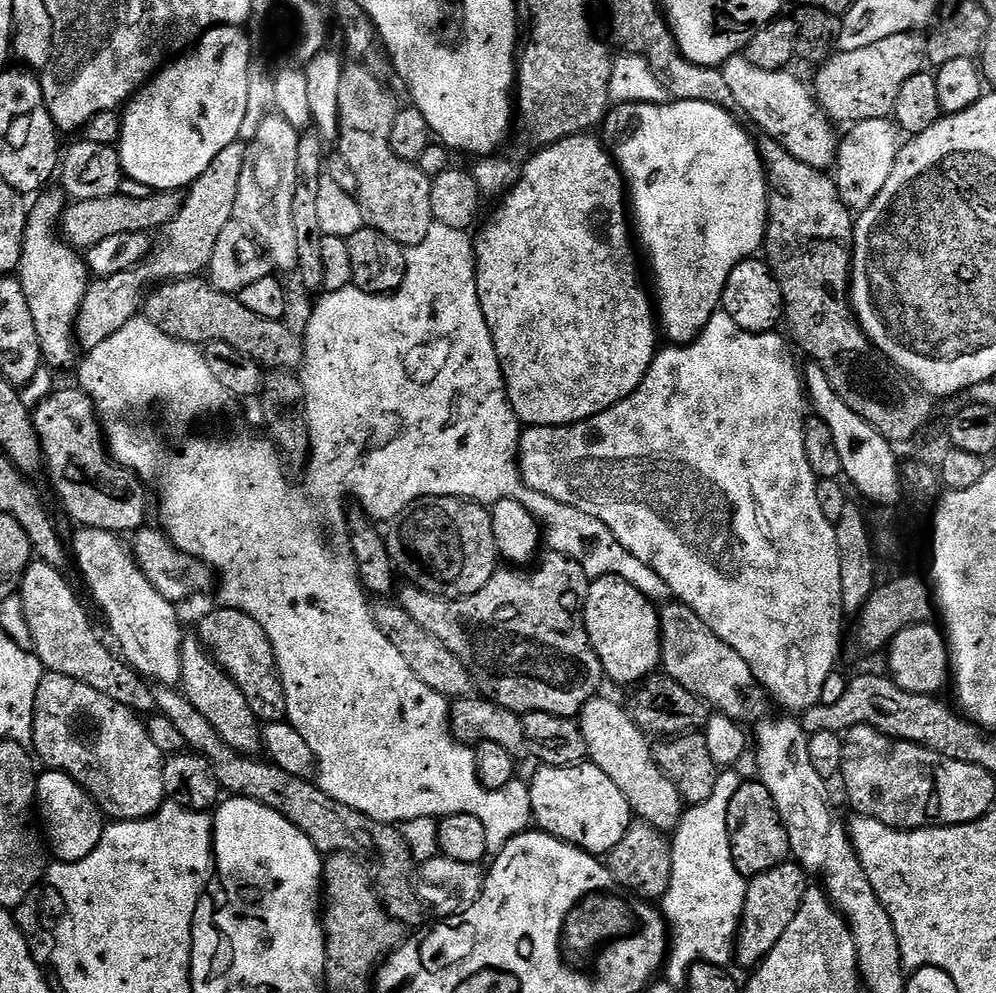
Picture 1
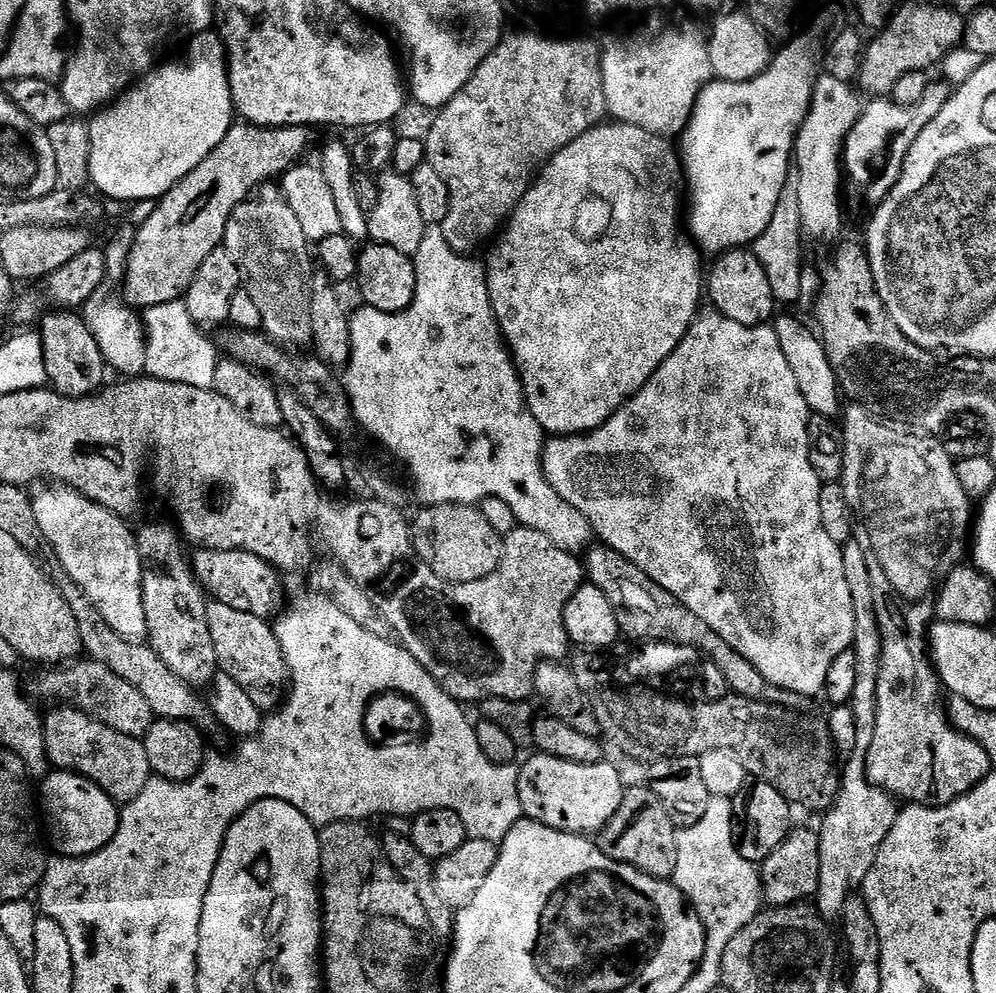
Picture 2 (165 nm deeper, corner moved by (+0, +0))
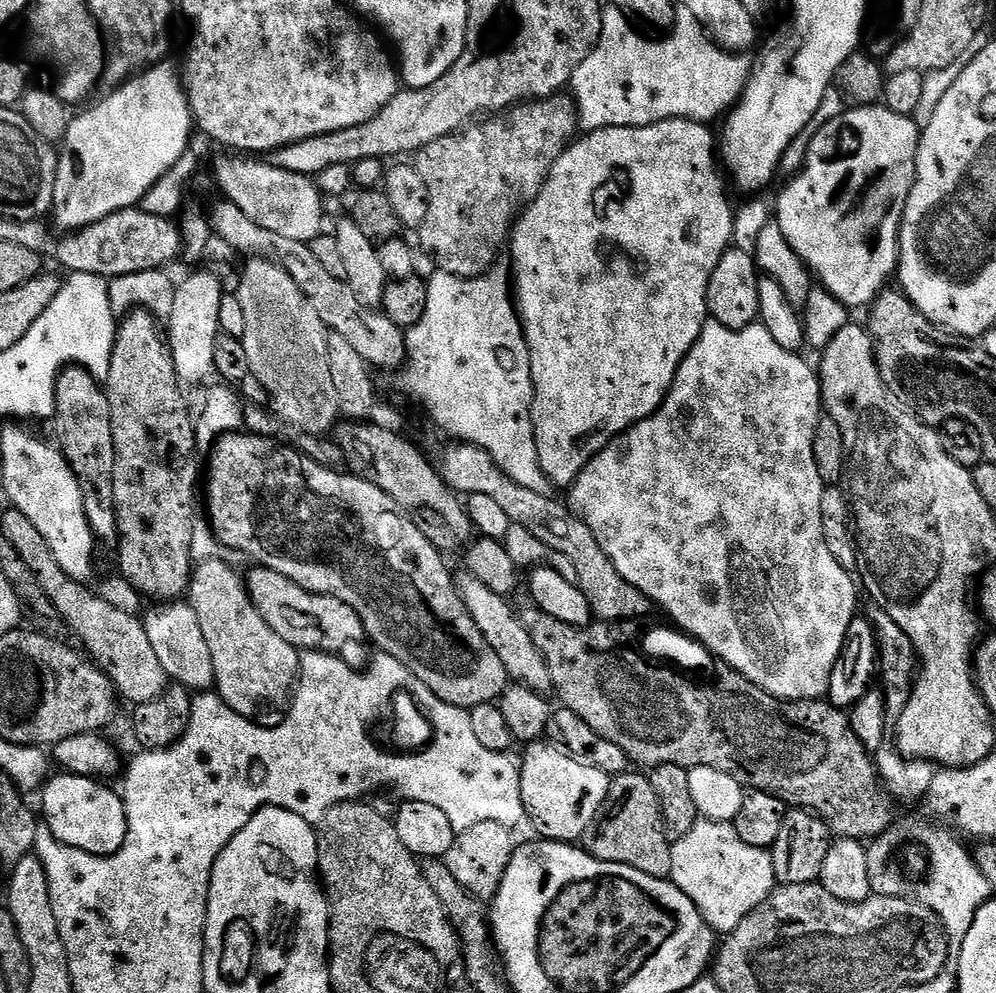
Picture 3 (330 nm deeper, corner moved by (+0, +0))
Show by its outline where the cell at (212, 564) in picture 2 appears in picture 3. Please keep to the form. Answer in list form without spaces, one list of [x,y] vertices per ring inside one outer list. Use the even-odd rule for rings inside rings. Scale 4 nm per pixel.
[[[252,566],[246,572],[246,583],[256,609],[266,618],[269,626],[282,634],[282,638],[286,638],[286,642],[293,644],[297,650],[330,652],[347,661],[352,668],[363,669],[369,663],[369,641],[366,639],[363,619],[347,599],[314,594],[290,578],[278,574],[278,570],[263,566]]]

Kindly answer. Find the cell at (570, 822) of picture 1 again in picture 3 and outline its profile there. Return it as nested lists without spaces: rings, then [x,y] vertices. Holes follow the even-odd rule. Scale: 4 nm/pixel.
[[[533,743],[529,747],[532,749],[522,756],[520,781],[527,815],[531,819],[533,816],[544,827],[543,835],[547,839],[579,841],[579,836],[597,823],[602,809],[607,805],[613,781],[602,770],[583,764],[555,743],[544,743]]]

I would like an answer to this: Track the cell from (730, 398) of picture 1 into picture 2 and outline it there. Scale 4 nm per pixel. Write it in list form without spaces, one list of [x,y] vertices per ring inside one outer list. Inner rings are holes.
[[[708,310],[697,315],[682,338],[678,350],[654,370],[654,374],[608,419],[601,428],[592,432],[581,432],[578,436],[552,436],[544,445],[544,473],[558,490],[558,494],[578,514],[588,519],[595,539],[605,548],[613,548],[622,554],[638,570],[642,570],[662,590],[670,590],[678,602],[682,602],[710,630],[714,630],[742,658],[746,658],[774,686],[801,692],[810,697],[823,693],[826,674],[838,654],[849,651],[854,638],[854,602],[850,598],[850,586],[846,583],[846,573],[842,567],[843,547],[822,526],[822,513],[818,507],[821,482],[810,466],[810,438],[808,437],[808,403],[802,398],[802,389],[782,354],[775,327],[751,328],[734,322],[722,313]]]

